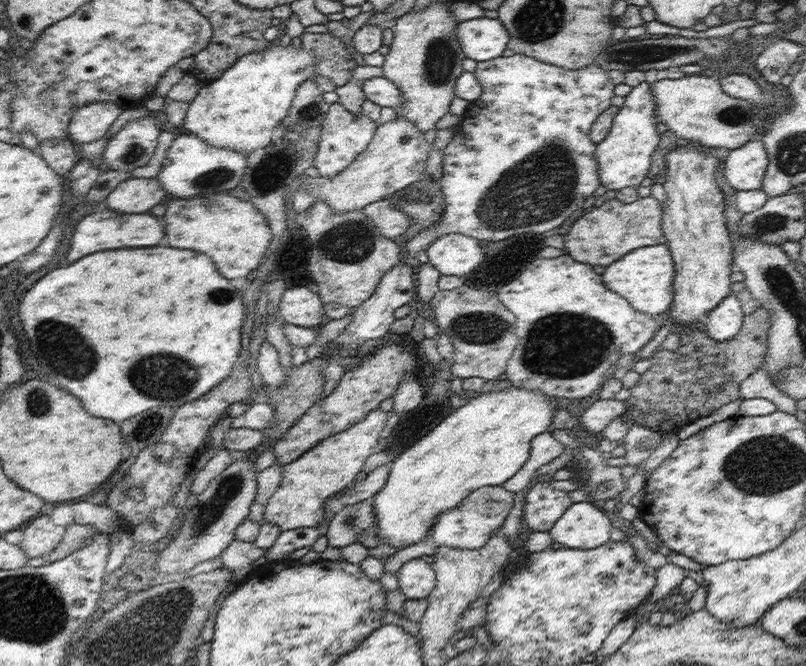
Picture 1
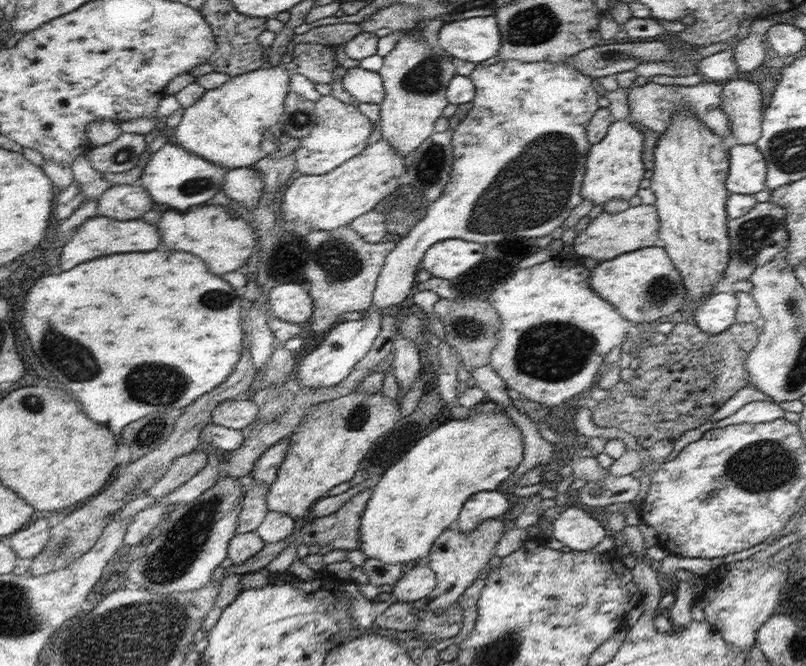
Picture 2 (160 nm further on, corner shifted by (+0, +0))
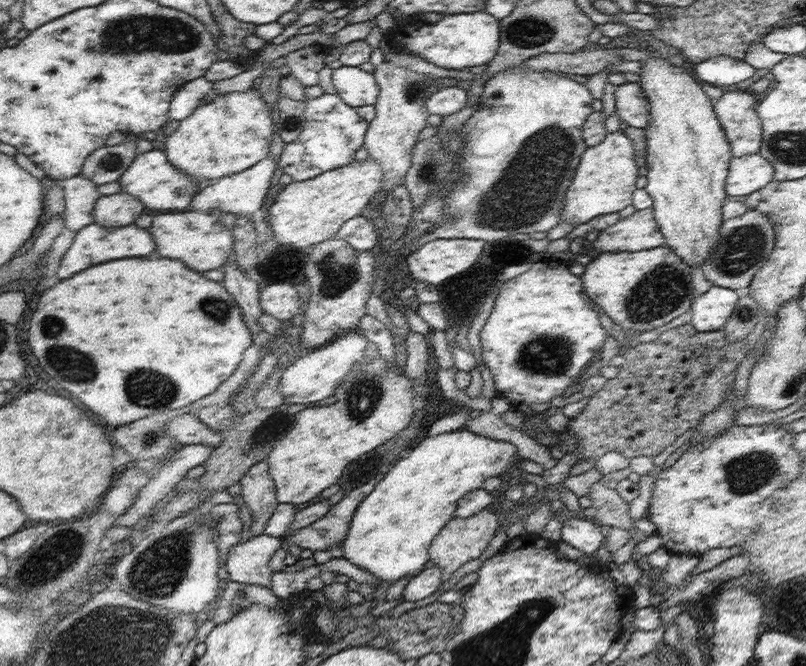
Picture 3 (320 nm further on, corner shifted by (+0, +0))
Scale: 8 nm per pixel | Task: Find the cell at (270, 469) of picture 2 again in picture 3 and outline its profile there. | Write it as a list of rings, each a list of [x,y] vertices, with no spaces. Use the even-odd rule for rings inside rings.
[[[266,458],[258,461],[242,476],[241,485],[244,511],[249,521],[246,534],[260,535],[265,532],[267,522],[279,503]]]

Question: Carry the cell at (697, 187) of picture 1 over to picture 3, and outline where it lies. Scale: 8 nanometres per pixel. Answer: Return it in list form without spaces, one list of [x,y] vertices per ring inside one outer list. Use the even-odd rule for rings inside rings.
[[[645,57],[644,60],[639,60],[639,62],[641,62],[642,68],[642,72],[639,74],[639,83],[641,89],[646,95],[646,98],[648,99],[649,106],[649,119],[647,120],[647,127],[645,128],[647,146],[646,167],[648,169],[648,174],[646,174],[646,177],[648,178],[648,184],[646,184],[645,190],[652,198],[653,214],[656,223],[660,228],[660,232],[662,232],[664,242],[666,243],[664,246],[670,247],[681,259],[684,259],[689,266],[695,267],[698,266],[698,264],[702,266],[709,259],[710,253],[715,251],[718,242],[720,242],[720,226],[722,226],[722,222],[724,222],[721,209],[723,208],[723,203],[727,198],[726,180],[729,172],[729,158],[732,156],[731,146],[728,142],[728,137],[724,132],[723,126],[716,116],[714,110],[714,101],[712,101],[706,92],[704,92],[702,86],[700,85],[700,81],[694,75],[688,65],[674,65],[670,63],[668,59],[657,57]]]

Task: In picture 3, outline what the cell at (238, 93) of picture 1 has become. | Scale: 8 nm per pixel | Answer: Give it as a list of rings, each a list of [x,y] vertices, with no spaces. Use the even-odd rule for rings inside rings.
[[[257,83],[246,92],[232,92],[216,95],[212,100],[204,102],[194,109],[193,114],[179,121],[179,127],[167,135],[165,143],[166,157],[180,173],[192,177],[192,181],[210,184],[226,175],[243,172],[269,155],[270,143],[273,139],[276,118],[271,114],[266,102],[261,97]]]

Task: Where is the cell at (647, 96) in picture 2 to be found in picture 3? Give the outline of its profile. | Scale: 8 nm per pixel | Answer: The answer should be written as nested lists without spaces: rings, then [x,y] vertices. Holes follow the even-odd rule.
[[[626,81],[614,93],[616,115],[634,128],[645,129],[649,119],[648,99],[639,82]]]

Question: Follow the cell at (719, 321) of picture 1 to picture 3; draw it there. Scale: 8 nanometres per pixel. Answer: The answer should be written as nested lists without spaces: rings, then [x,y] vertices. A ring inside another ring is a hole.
[[[713,285],[708,292],[693,300],[691,323],[700,332],[722,329],[739,298],[736,291]]]

